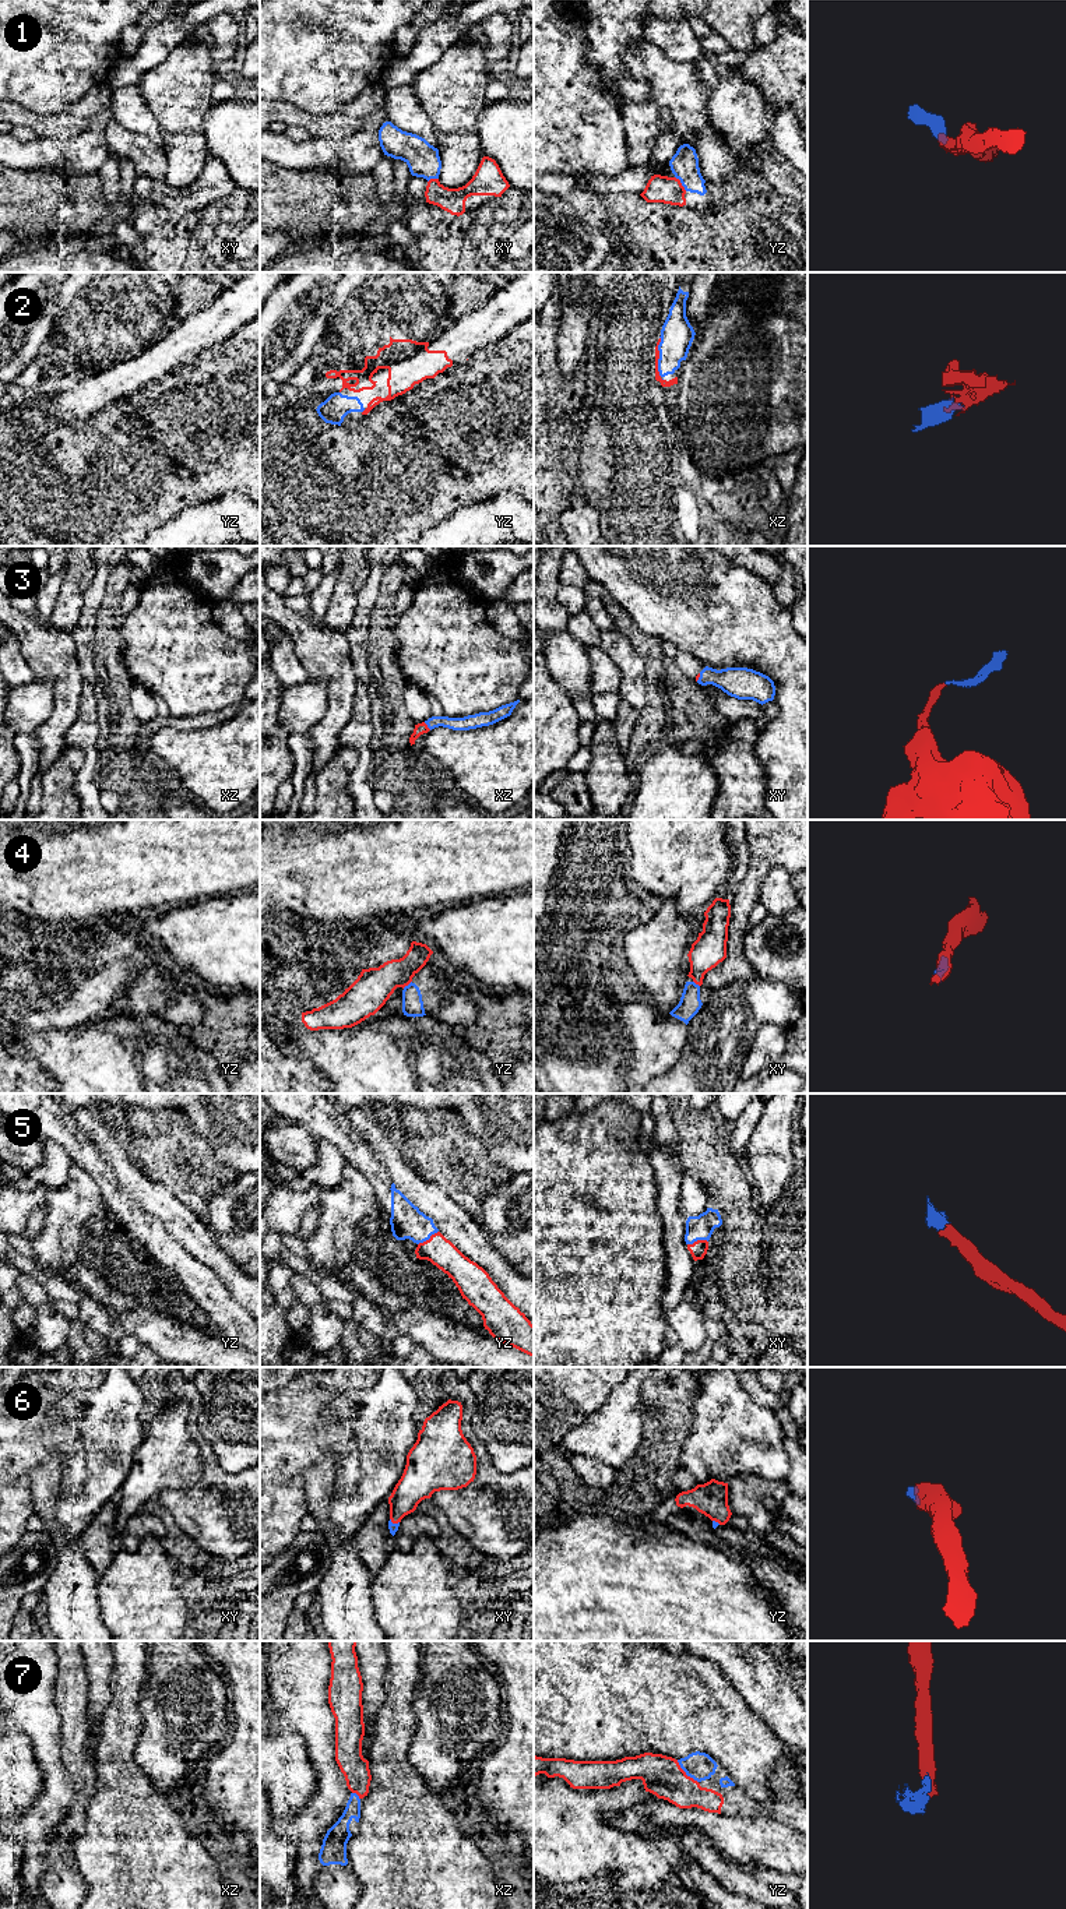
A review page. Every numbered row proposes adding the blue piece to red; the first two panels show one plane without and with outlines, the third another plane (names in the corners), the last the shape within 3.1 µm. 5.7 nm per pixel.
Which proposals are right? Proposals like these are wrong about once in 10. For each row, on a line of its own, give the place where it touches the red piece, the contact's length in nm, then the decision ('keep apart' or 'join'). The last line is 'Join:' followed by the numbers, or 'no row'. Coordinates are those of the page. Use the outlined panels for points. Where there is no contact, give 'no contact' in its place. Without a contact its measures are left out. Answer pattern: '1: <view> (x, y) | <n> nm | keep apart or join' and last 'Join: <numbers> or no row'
1: yz (681, 183) | 110 nm | join
2: xz (658, 356) | 240 nm | join
3: xz (426, 726) | 60 nm | join
4: yz (407, 985) | 70 nm | keep apart
5: yz (429, 1239) | 150 nm | join
6: xy (394, 1522) | 60 nm | join
7: yz (685, 1772) | 180 nm | join
Join: 1, 2, 3, 5, 6, 7

